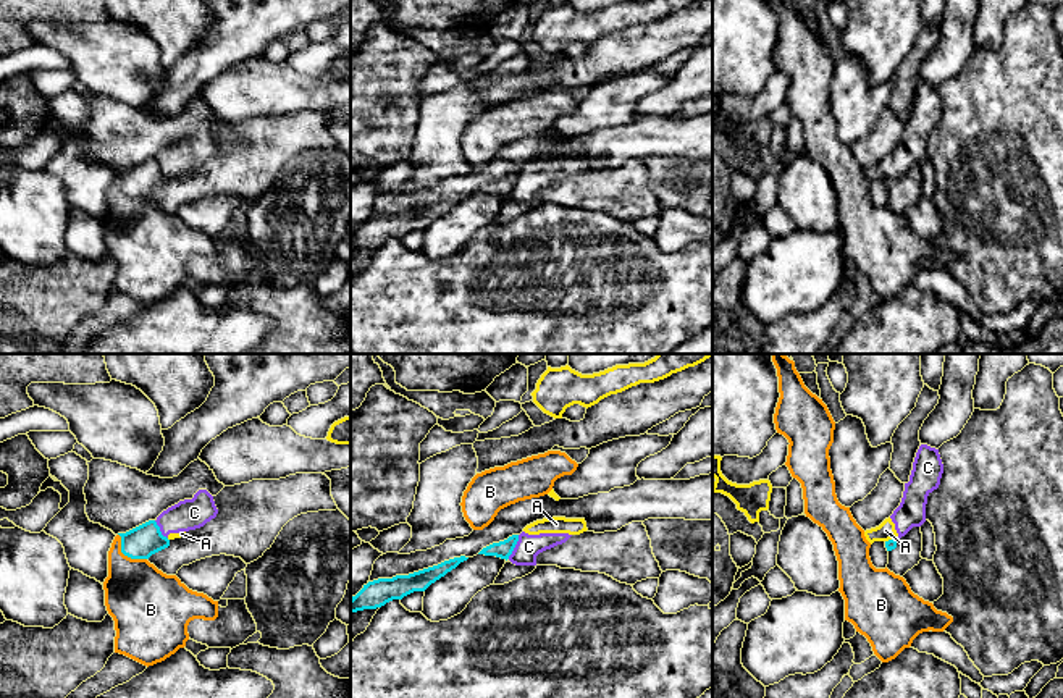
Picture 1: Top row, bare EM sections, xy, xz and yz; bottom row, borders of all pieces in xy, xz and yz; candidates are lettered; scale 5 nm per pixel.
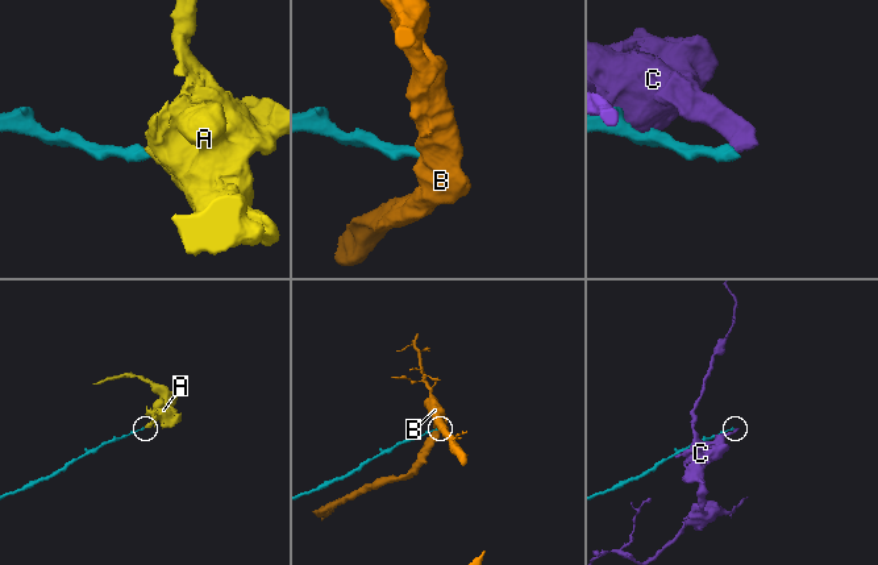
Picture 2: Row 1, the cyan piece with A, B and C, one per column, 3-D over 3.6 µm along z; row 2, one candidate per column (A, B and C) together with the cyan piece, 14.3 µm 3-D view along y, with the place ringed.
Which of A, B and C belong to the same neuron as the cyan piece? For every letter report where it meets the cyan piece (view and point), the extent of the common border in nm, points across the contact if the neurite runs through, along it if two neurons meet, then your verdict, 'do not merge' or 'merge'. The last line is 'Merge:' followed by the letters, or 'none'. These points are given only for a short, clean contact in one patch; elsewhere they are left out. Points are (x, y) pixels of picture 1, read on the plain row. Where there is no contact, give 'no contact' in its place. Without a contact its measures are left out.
A: yz (890, 178) | 60 nm | along yz (895, 176), (886, 180) | do not merge
B: xy (125, 193) | 190 nm | along xy (118, 172), (125, 193), (146, 197) | do not merge
C: xz (514, 185) | 130 nm | do not merge
Merge: none

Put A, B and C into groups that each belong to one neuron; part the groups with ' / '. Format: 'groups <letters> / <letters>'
groups A C / B

